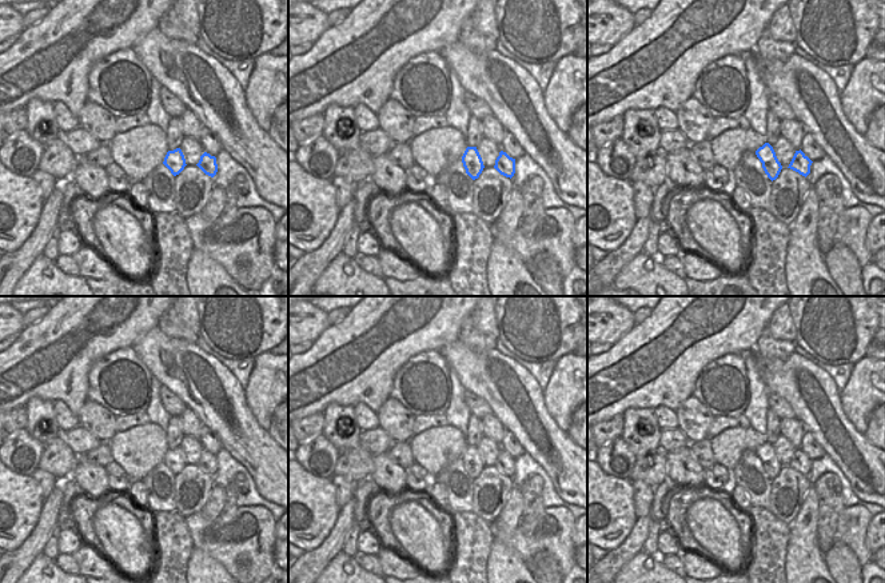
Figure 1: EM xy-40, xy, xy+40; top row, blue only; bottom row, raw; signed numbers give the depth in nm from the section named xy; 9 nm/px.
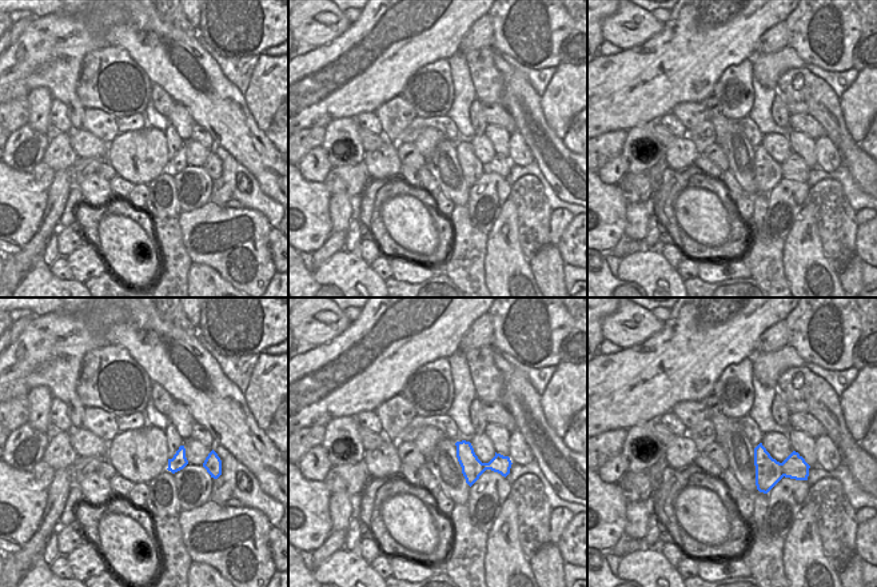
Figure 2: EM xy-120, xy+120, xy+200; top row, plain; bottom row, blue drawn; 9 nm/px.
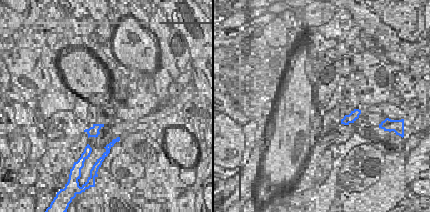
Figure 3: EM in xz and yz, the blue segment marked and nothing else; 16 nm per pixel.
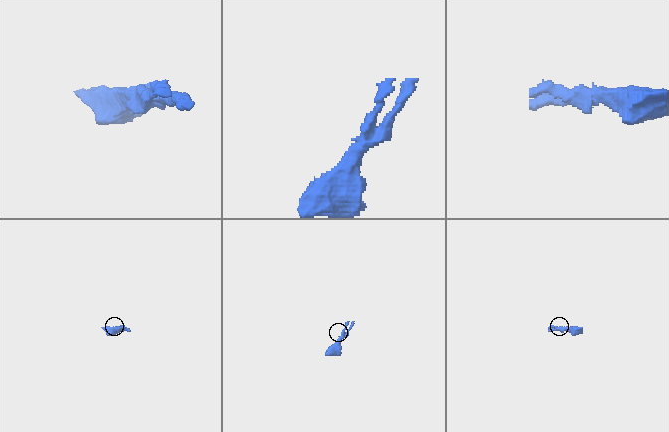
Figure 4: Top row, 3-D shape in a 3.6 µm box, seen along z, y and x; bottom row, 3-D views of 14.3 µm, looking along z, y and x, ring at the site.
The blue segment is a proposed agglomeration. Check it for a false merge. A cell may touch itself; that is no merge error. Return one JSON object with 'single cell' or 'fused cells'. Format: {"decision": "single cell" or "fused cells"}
{"decision": "fused cells"}

